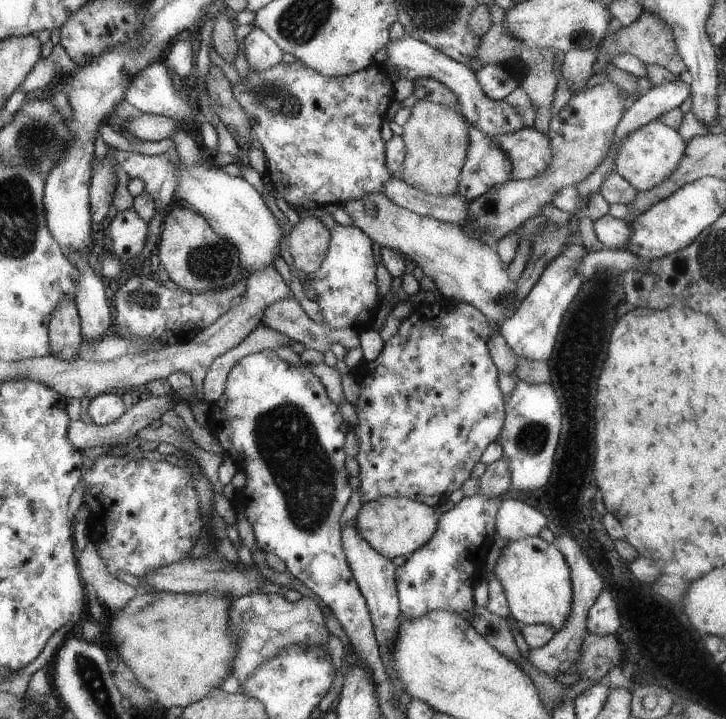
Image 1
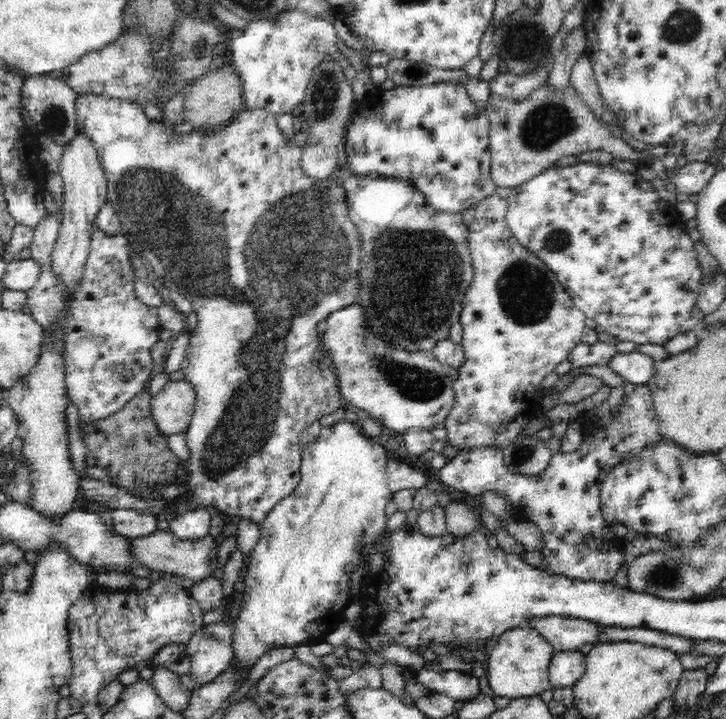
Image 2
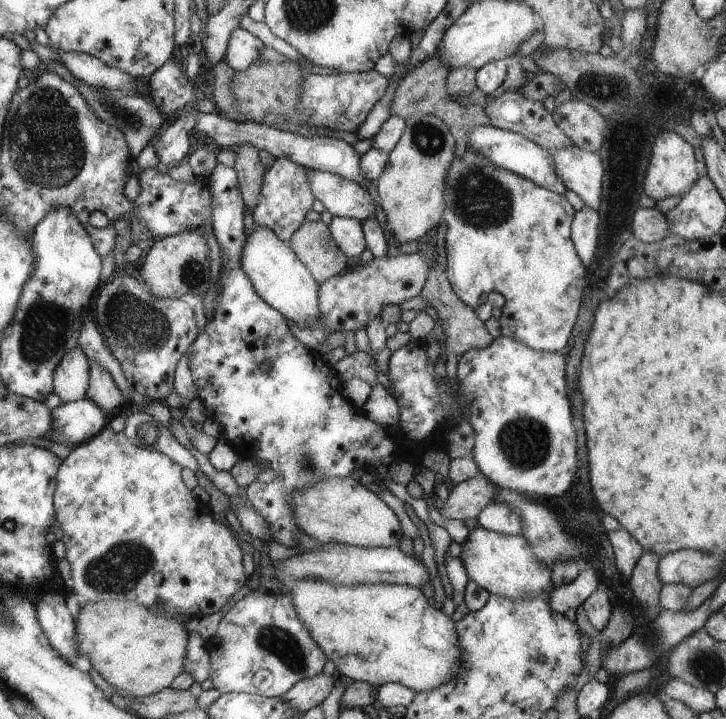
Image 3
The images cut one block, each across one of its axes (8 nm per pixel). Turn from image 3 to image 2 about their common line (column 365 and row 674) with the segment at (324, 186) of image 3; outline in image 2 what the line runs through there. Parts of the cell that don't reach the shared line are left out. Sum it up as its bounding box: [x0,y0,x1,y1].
[188,620,233,688]

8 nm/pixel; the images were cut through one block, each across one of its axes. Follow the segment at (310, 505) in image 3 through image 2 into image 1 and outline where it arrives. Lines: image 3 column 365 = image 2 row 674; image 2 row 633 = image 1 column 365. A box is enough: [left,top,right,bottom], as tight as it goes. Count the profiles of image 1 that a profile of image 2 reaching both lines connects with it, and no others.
[355,497,440,559]

